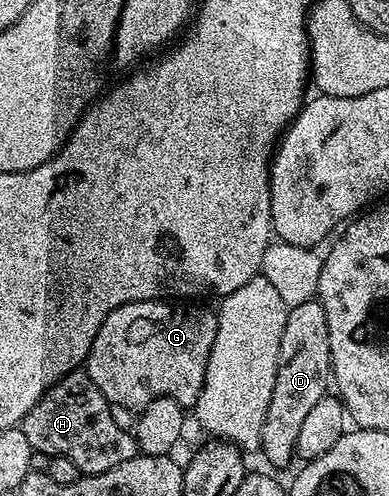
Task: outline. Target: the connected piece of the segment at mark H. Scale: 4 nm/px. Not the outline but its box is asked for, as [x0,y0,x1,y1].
[18,368,138,475]

